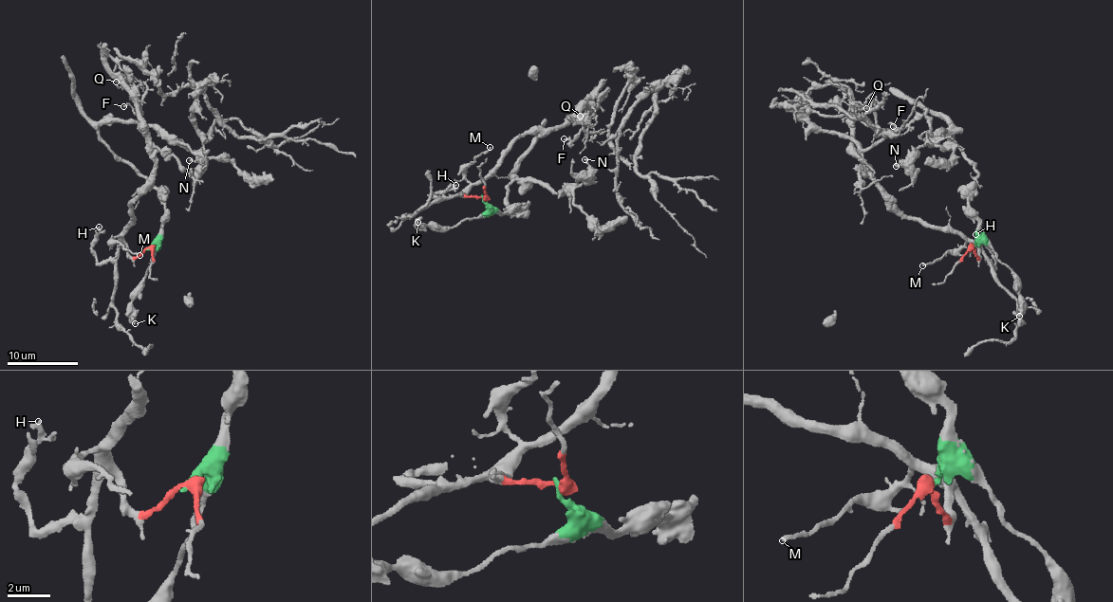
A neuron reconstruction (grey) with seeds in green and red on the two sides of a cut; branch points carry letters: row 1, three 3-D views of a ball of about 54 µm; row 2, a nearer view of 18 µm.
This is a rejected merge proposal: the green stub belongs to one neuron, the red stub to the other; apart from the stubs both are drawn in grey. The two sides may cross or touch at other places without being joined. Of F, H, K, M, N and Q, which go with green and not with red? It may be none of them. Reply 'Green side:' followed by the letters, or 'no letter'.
Green side: K, N

